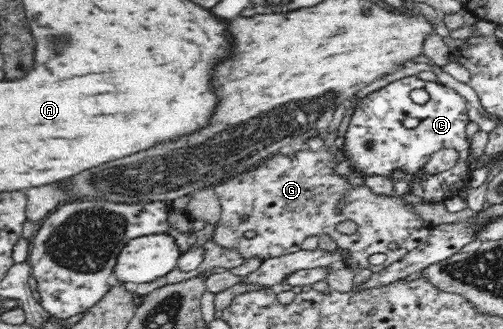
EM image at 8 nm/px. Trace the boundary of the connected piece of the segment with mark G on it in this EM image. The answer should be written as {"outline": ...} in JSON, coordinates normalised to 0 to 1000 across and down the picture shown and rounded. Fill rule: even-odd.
{"outline":[[[604,450],[581,480],[549,465],[499,520],[471,529],[447,553],[429,559],[425,578],[441,617],[441,663],[429,681],[431,690],[419,723],[423,736],[447,754],[467,748],[487,790],[509,781],[521,796],[594,766],[610,720],[648,708],[664,726],[672,760],[696,766],[692,778],[684,778],[682,796],[688,809],[696,815],[716,809],[746,833],[750,824],[759,824],[761,812],[797,790],[807,772],[819,766],[819,757],[829,757],[851,729],[859,684],[819,638],[819,620],[799,623],[799,611],[811,605],[809,599],[755,596],[738,584],[726,559],[704,565],[692,556],[690,535],[662,529],[662,514],[672,498],[664,492],[662,474],[664,468],[654,465],[648,450],[634,459]],[[684,672],[700,672],[712,684],[704,711],[680,711],[668,699],[668,687]],[[775,736],[787,736],[791,754],[775,760],[771,754]],[[744,772],[765,772],[767,796],[753,812],[738,809],[736,778]]]}

